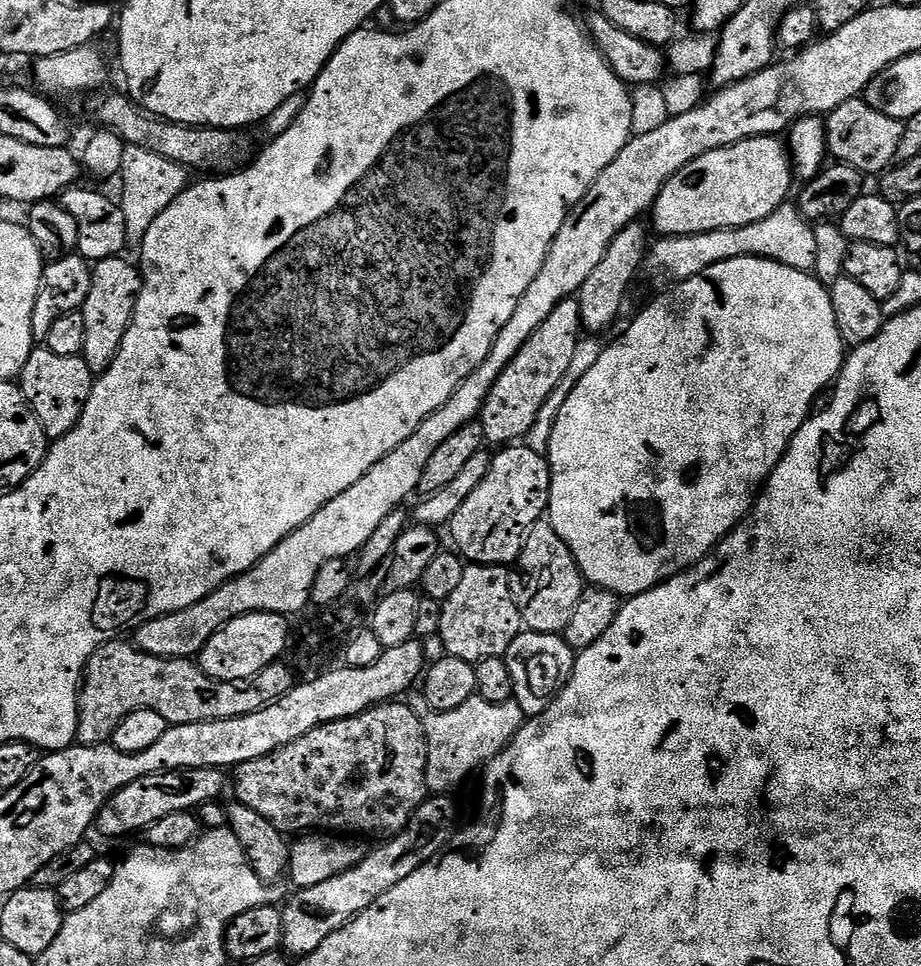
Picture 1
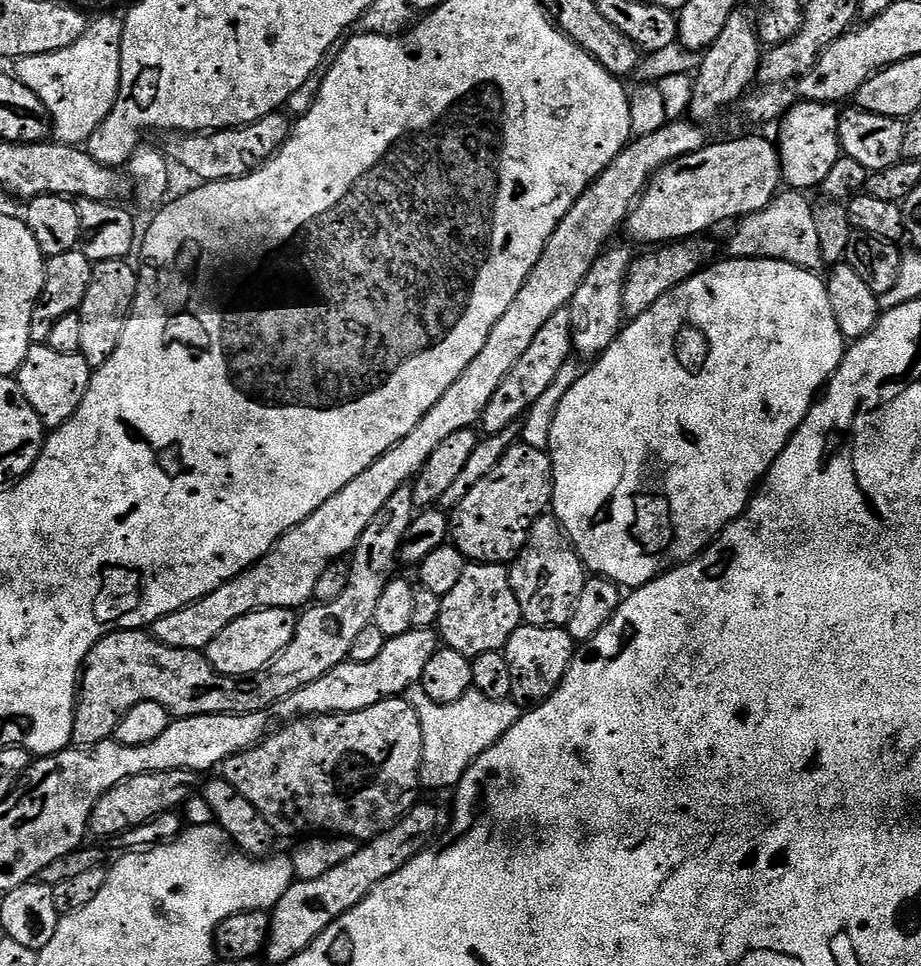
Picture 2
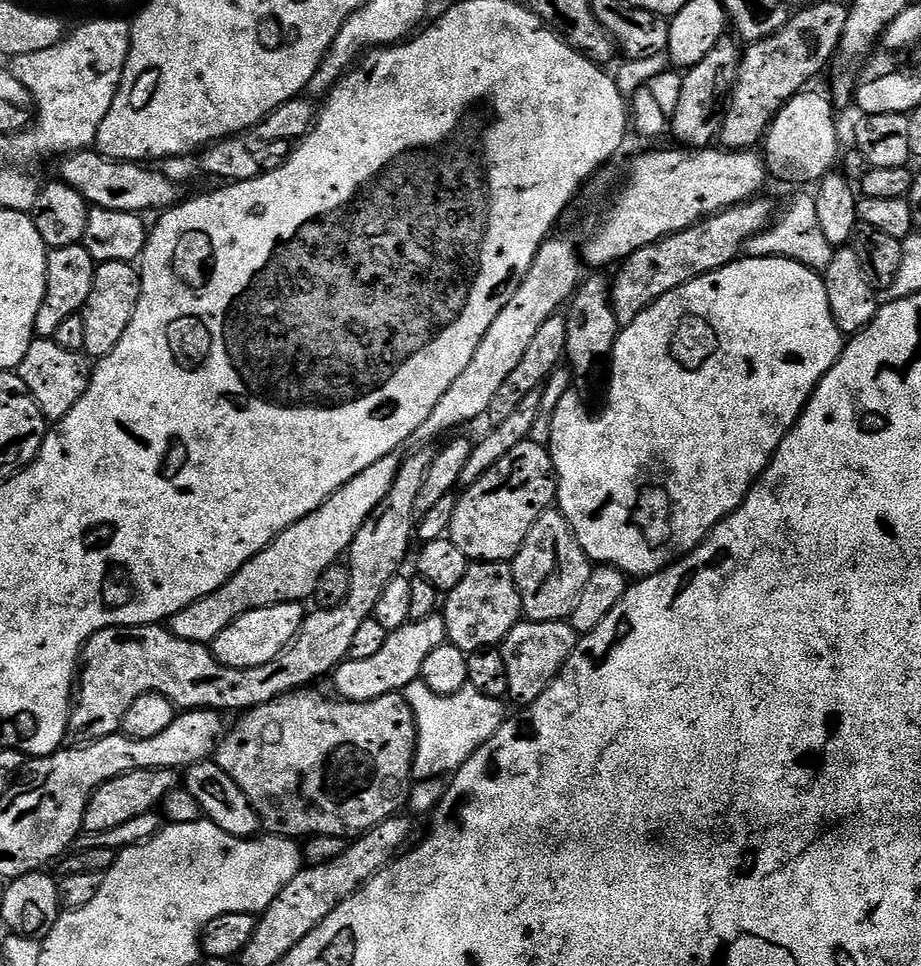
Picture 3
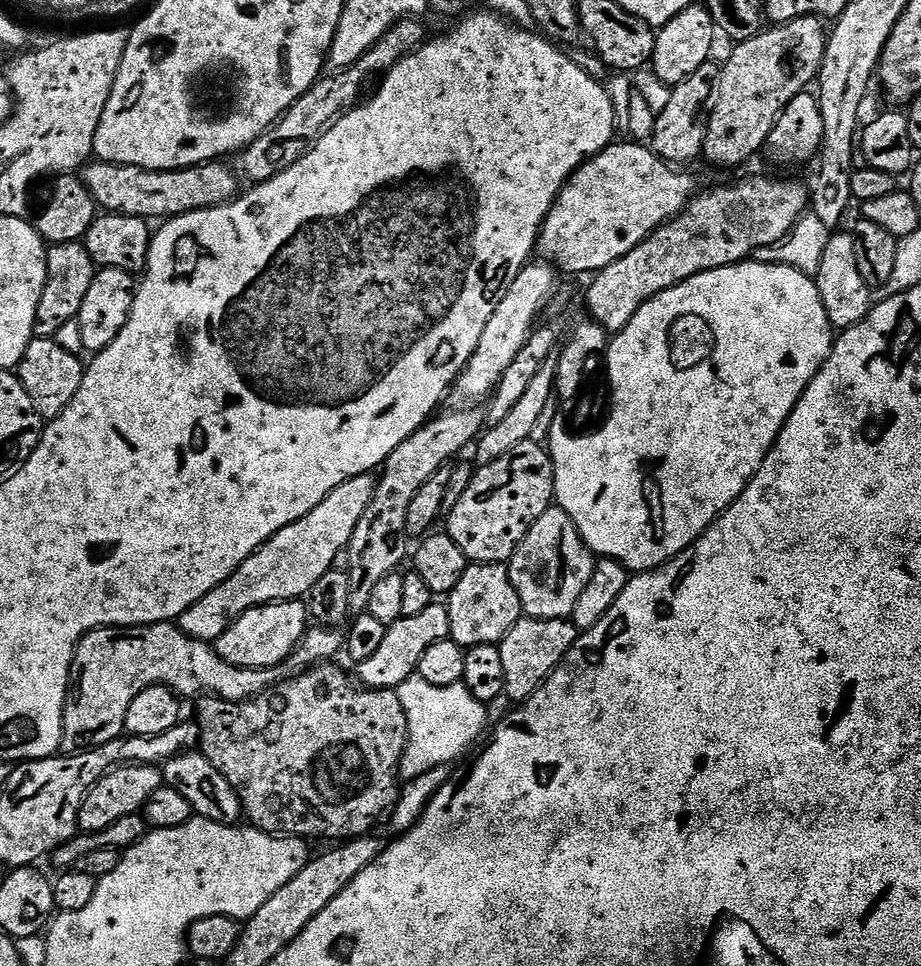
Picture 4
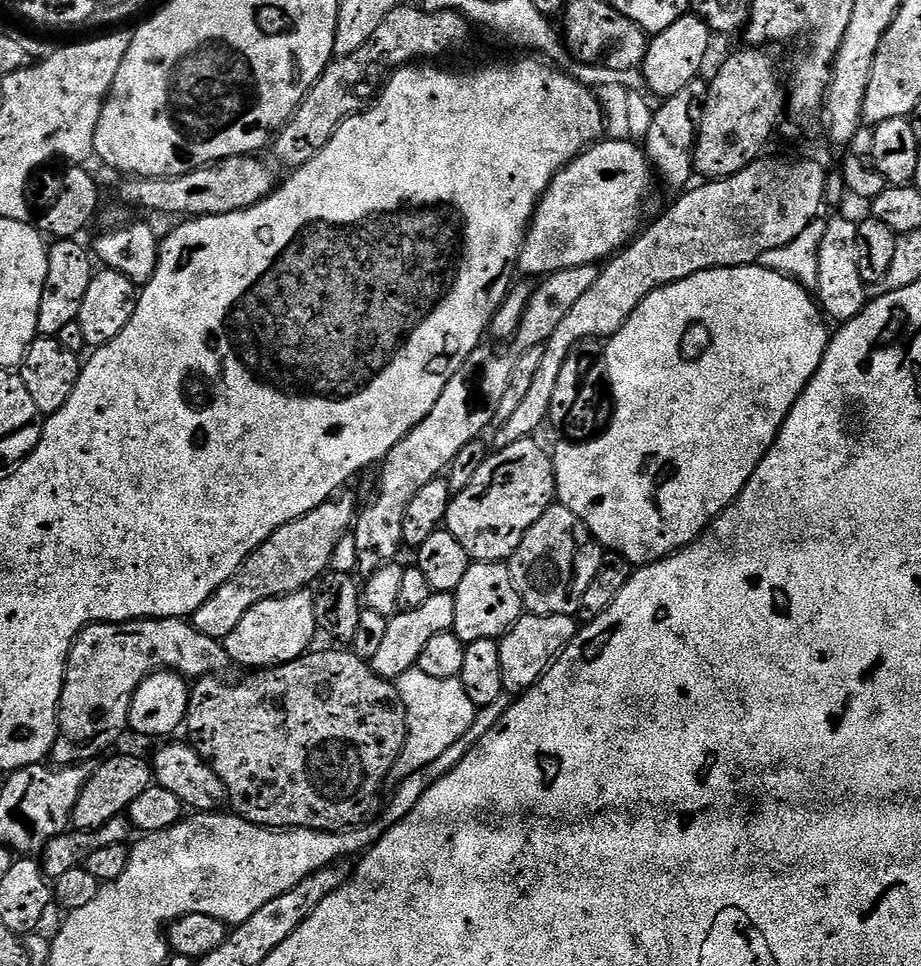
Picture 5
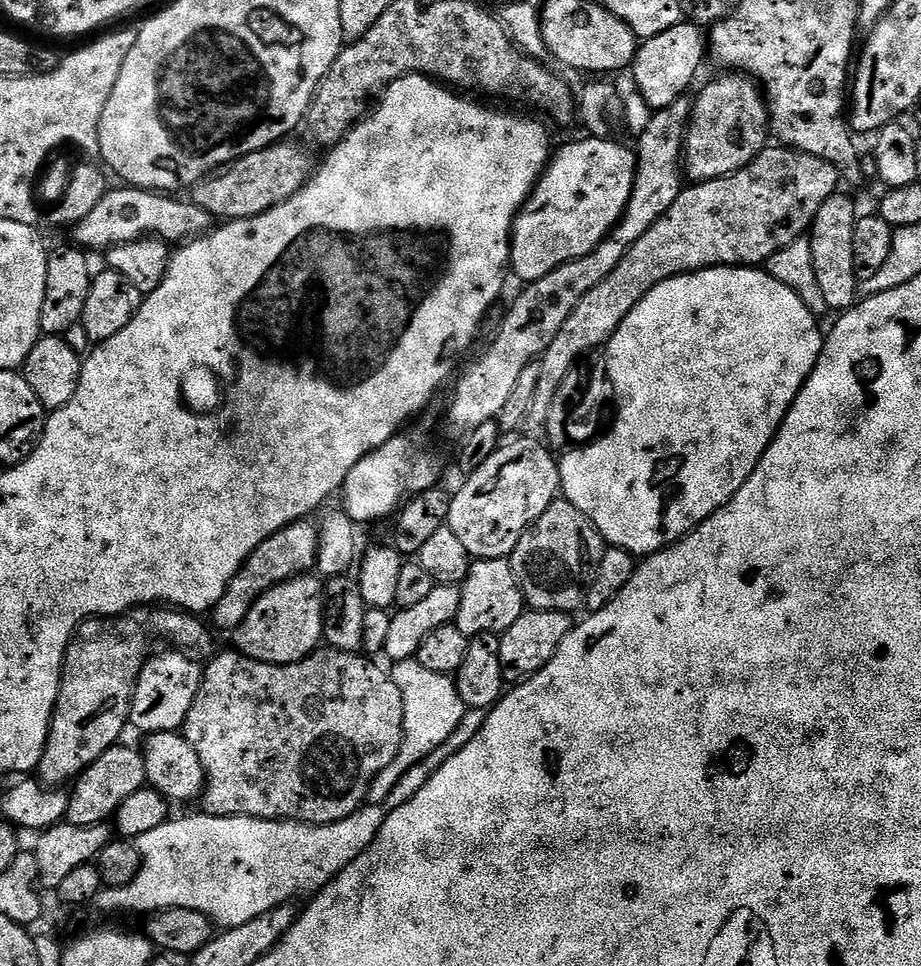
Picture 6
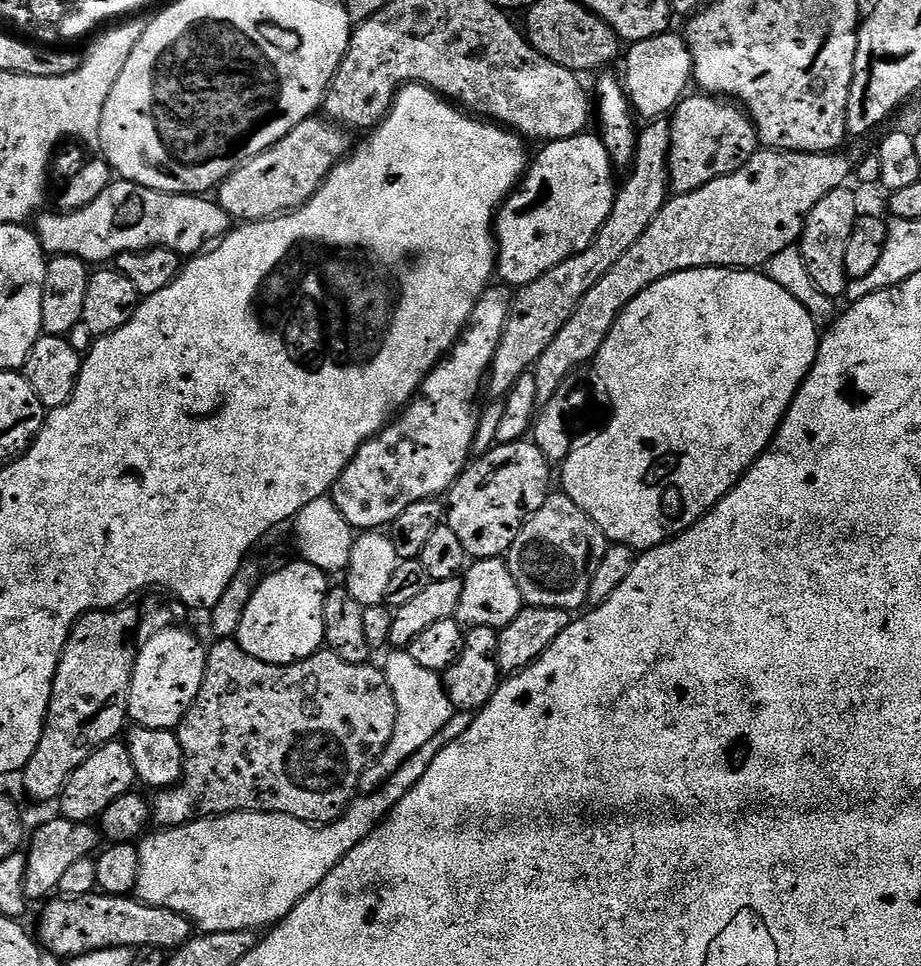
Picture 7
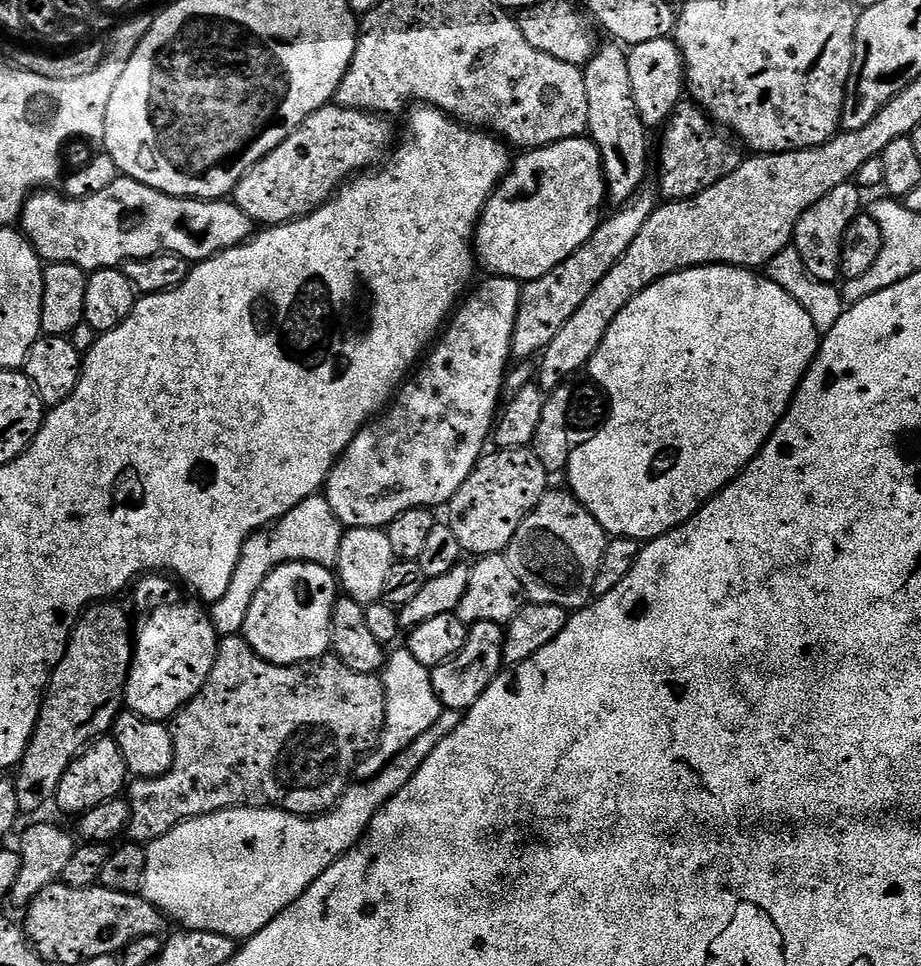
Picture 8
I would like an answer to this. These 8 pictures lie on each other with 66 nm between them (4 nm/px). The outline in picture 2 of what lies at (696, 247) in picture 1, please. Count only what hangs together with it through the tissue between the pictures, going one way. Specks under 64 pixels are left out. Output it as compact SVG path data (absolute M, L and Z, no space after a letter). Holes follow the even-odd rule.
M781 190L761 212L743 217L728 240L727 255L733 260L781 260L808 271L823 267L821 242L814 204L803 191Z

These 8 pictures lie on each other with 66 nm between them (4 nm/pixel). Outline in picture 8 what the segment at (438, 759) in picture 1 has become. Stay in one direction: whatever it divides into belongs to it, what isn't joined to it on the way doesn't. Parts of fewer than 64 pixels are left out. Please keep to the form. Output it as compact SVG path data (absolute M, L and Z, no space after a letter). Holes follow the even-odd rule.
M400 650L387 657L382 669L384 693L386 694L386 718L384 728L380 732L380 740L367 756L360 758L354 773L357 781L373 780L395 756L402 754L414 738L418 738L426 730L439 725L442 705L438 694L434 694L432 673L429 668L422 666L414 654L407 650Z

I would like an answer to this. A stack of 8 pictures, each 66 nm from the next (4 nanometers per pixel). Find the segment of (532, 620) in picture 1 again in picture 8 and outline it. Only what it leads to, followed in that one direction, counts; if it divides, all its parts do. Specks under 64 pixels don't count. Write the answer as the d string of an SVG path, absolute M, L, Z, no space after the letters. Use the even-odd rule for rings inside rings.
M549 490L544 493L535 510L525 518L522 526L518 526L514 538L507 546L506 555L510 562L510 570L518 574L523 591L531 603L553 604L569 610L579 610L589 607L593 599L594 578L598 574L598 566L602 566L602 554L606 554L610 537L594 518L594 514L590 514L590 510L586 510L586 506L582 506L571 491L563 491ZM540 580L545 584L541 592Z

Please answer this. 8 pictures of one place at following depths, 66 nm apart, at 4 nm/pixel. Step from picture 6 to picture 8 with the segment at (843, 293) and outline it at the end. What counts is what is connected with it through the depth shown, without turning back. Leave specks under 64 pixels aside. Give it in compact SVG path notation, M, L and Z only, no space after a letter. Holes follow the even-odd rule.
M849 182L842 186L834 186L826 198L818 198L810 210L798 218L796 229L792 235L792 244L801 255L805 268L815 280L835 285L841 279L840 263L842 262L842 238L846 238L846 229L856 216L861 215L861 189L855 183Z

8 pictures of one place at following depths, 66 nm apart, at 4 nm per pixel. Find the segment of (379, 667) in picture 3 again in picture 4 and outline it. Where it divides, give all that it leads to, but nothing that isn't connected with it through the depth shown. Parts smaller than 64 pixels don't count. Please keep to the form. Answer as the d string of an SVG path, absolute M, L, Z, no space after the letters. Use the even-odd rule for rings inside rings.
M434 602L422 610L422 614L401 616L400 619L388 625L388 633L382 641L382 647L371 658L366 658L358 666L358 680L366 688L395 689L406 678L417 675L416 667L422 662L422 654L434 646L434 642L442 642L450 637L450 614L447 603Z

